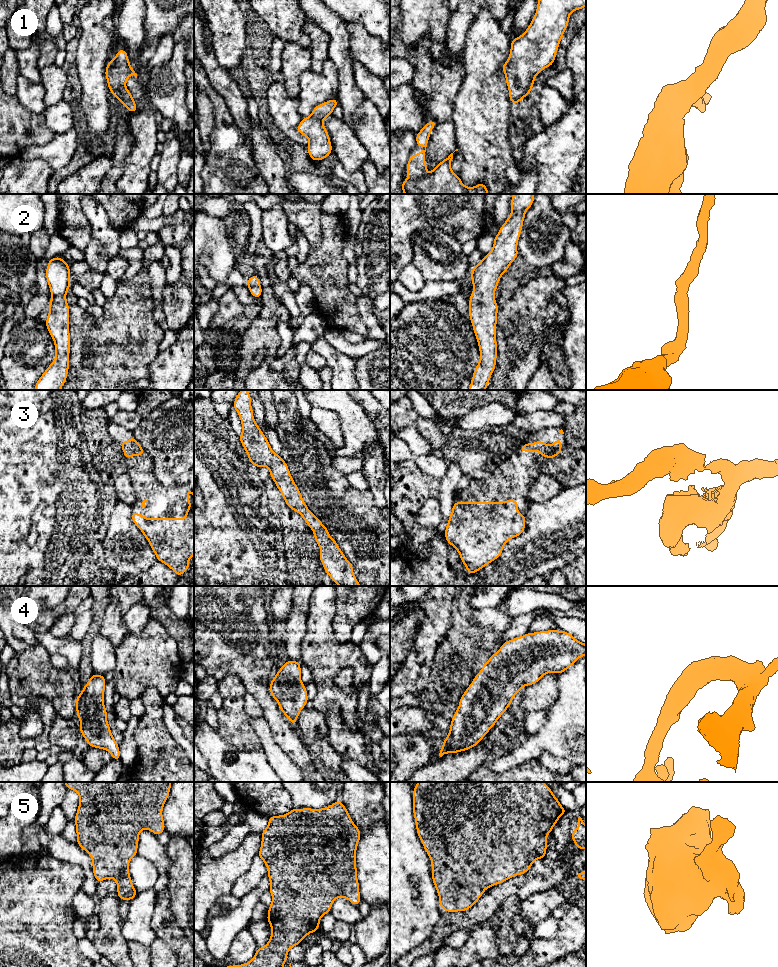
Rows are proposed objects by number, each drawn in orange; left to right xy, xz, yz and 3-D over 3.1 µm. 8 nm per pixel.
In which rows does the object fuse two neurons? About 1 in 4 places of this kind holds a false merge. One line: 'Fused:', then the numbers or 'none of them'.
Fused: none of them

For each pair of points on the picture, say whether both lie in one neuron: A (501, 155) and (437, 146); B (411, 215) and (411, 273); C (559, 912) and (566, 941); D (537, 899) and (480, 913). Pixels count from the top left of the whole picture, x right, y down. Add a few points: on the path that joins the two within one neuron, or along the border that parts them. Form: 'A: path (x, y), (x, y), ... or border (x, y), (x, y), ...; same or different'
A: border (454, 125), (457, 148); different
B: border (411, 262), (400, 272); different
C: path (566, 919), (567, 934); same
D: border (544, 890), (533, 892), (522, 899); different

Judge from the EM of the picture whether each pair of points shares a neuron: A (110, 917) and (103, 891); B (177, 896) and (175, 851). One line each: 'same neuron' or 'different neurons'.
A: different neurons
B: same neuron

